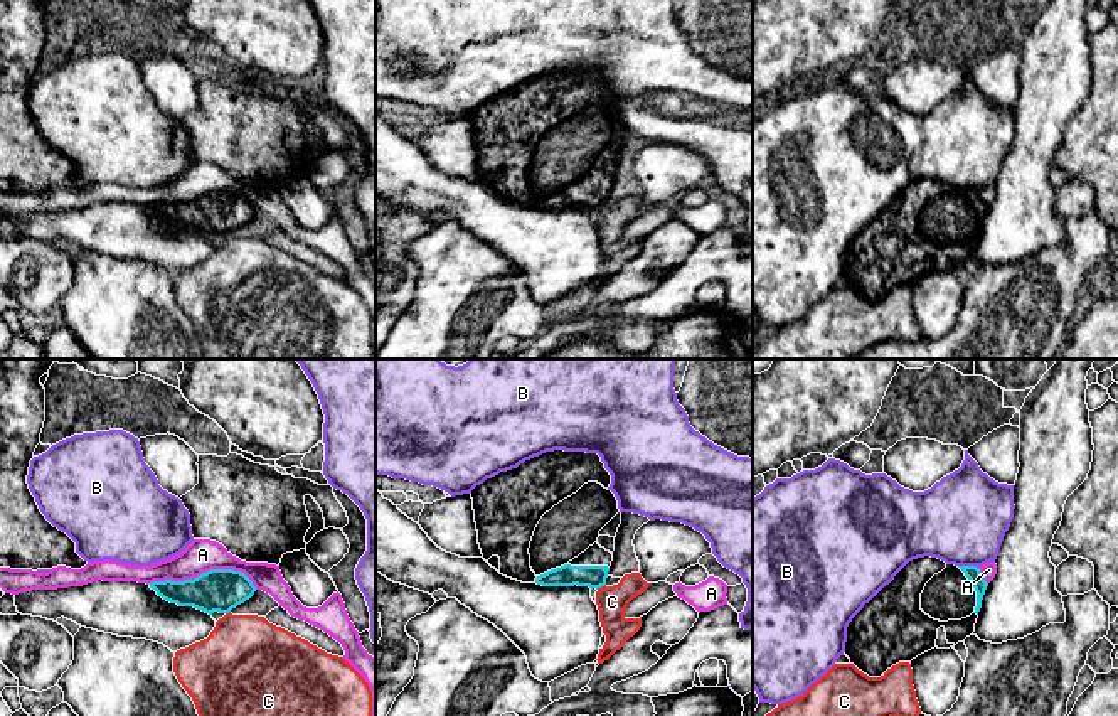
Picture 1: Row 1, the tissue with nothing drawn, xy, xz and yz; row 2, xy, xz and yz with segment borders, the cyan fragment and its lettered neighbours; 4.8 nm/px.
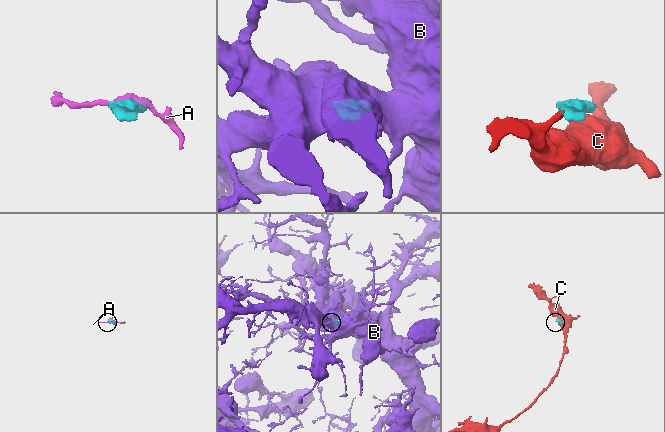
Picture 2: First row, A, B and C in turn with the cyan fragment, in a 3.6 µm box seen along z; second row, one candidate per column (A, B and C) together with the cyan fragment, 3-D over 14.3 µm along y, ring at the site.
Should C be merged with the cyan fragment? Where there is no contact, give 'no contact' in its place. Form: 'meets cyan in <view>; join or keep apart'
meets cyan in xz; keep apart

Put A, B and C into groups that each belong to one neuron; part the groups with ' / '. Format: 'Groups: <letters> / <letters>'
Groups: A / B / C

